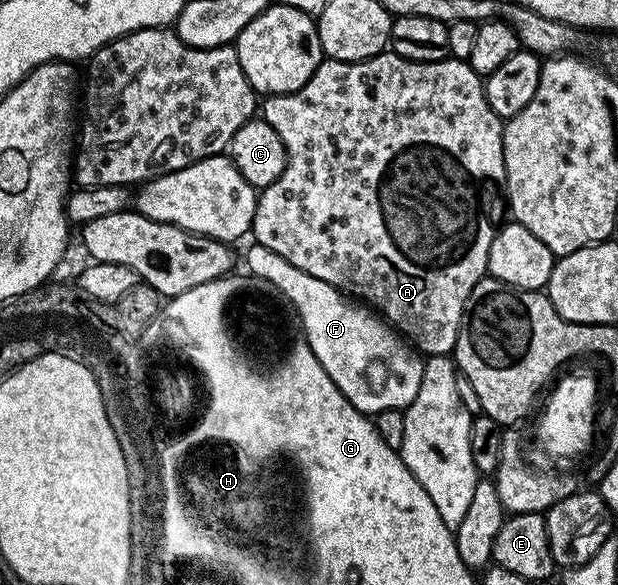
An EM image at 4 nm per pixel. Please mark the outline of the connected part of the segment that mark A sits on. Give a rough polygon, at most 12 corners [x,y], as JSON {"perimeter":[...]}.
{"perimeter":[[468,61],[266,96],[252,240],[452,354],[504,214]]}

